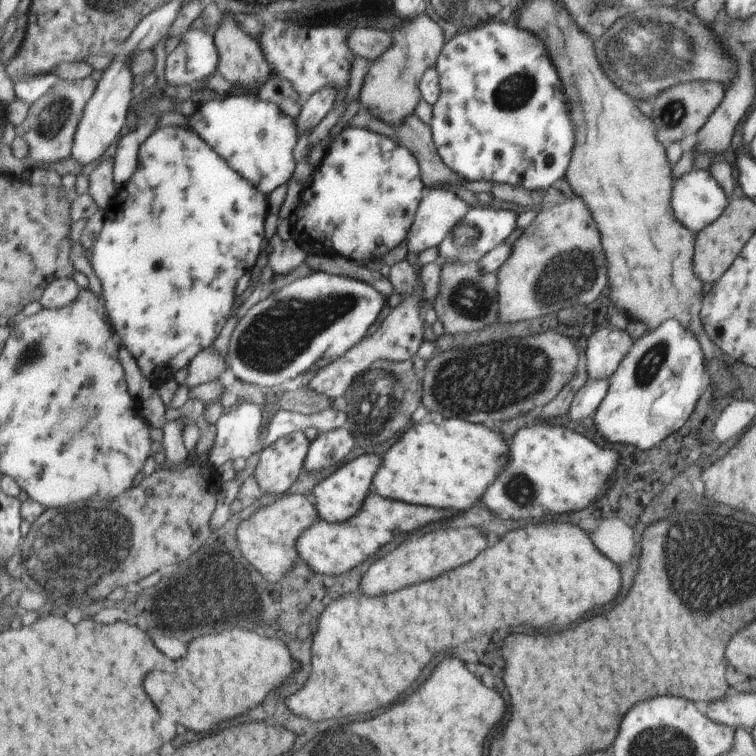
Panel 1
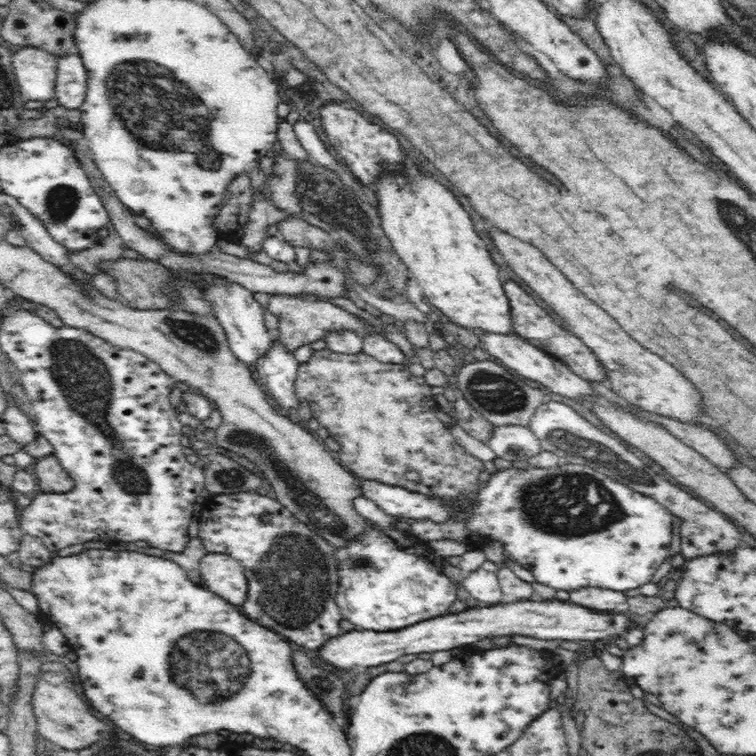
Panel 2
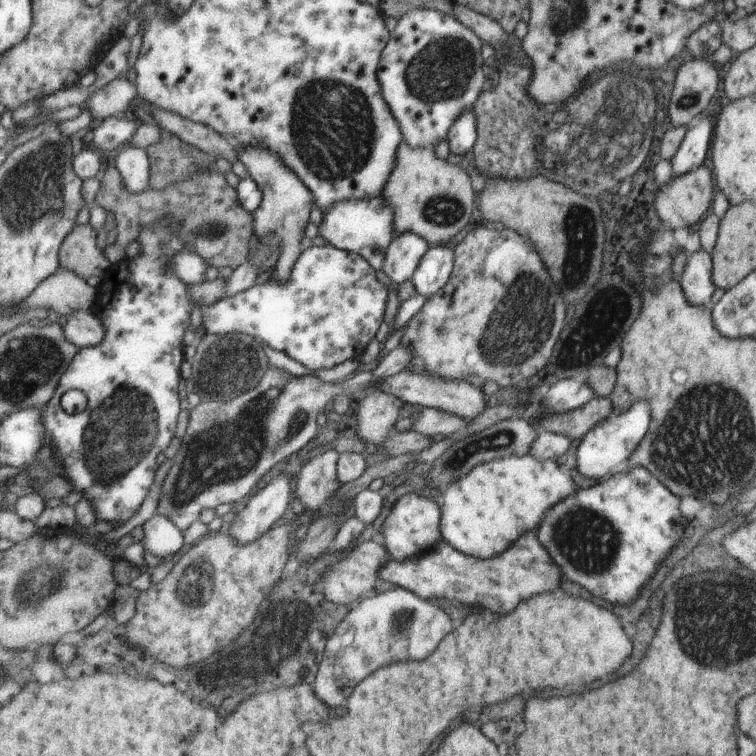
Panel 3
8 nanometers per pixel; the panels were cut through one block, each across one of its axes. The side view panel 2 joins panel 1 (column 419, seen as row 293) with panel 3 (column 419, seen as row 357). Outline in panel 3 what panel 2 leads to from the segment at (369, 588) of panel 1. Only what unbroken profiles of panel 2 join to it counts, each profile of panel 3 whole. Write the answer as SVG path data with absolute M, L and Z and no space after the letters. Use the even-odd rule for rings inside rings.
M391 588L387 592L367 596L357 606L351 608L351 612L339 622L333 636L327 640L325 652L323 652L325 656L321 658L321 662L317 666L317 676L311 684L311 688L319 696L319 700L323 700L327 706L331 706L331 708L345 706L345 700L351 696L355 680L361 682L367 674L375 672L379 666L385 666L389 662L417 660L417 658L427 656L435 646L439 646L439 642L449 634L449 630L453 630L451 626L453 626L451 618L435 602L423 600L421 596L417 596L411 590Z

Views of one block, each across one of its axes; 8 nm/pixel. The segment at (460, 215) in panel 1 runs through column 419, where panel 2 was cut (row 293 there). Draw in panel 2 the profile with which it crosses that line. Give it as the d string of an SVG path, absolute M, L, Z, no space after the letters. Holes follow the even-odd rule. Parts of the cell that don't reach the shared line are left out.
M204 276L204 282L208 286L208 290L204 290L204 298L206 298L206 302L210 302L214 316L218 318L218 322L226 330L226 336L228 336L228 342L230 342L234 356L240 362L244 362L246 366L256 364L264 354L268 354L268 350L272 348L272 342L276 342L276 338L264 326L262 308L252 298L254 292L250 292L248 288L244 288L238 282L228 280L226 276Z

